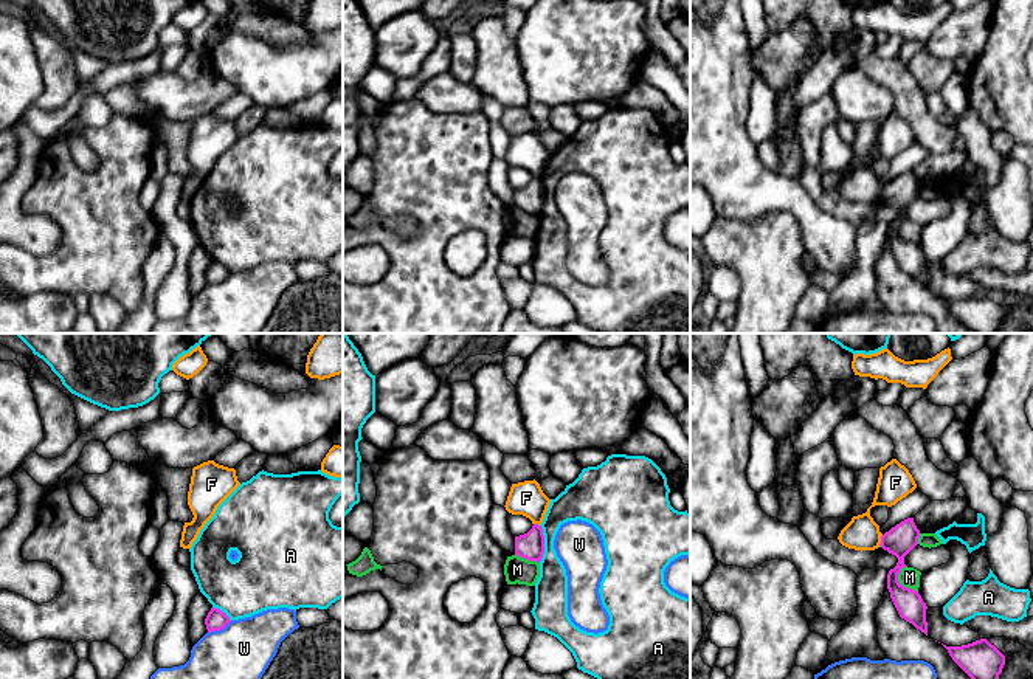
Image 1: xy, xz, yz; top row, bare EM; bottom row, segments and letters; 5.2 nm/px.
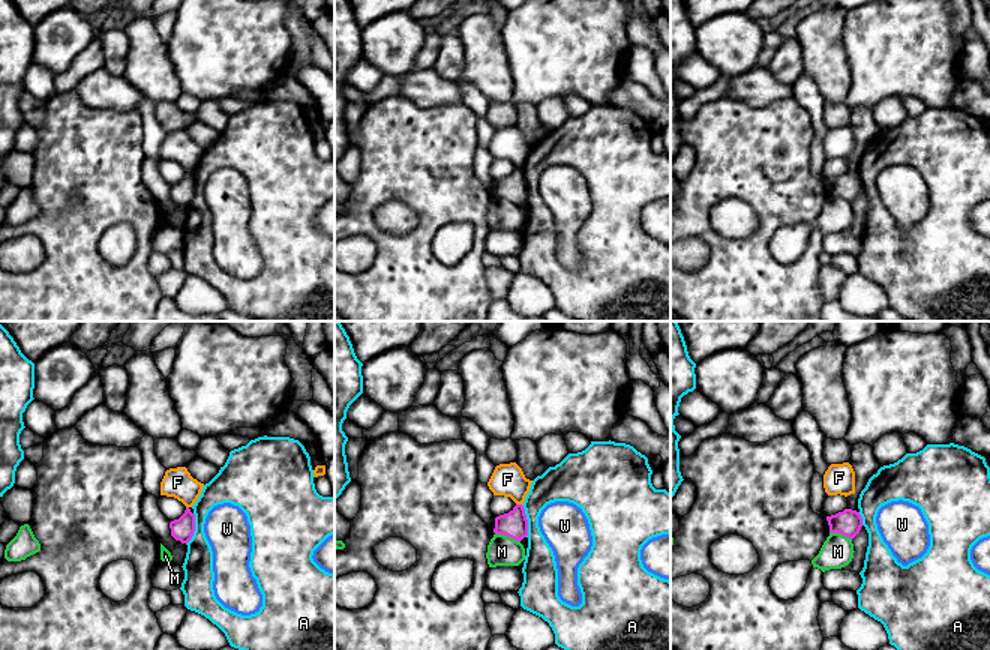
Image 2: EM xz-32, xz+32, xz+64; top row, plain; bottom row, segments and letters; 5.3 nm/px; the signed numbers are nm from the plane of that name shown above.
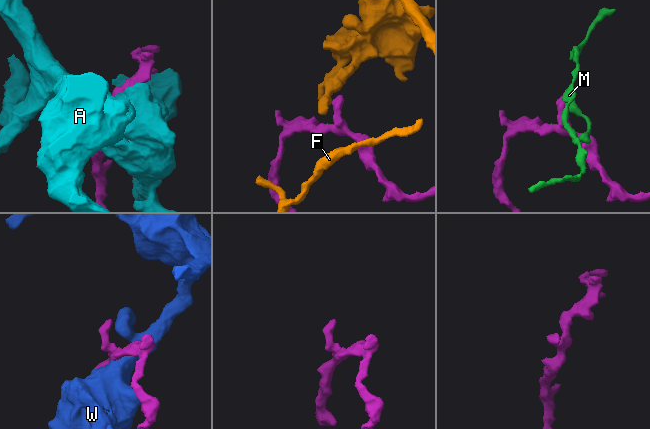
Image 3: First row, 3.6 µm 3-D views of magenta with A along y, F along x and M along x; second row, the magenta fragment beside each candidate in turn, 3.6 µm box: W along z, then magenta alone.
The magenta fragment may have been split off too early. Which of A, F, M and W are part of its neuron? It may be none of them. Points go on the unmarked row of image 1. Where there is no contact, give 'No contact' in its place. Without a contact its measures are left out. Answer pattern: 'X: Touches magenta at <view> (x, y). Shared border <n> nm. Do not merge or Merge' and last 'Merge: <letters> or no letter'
A: Touches magenta at xz (543, 196). Shared border 200 nm. Do not merge
F: Touches magenta at yz (881, 193). Shared border 60 nm. Do not merge
M: Touches magenta at yz (901, 237). Shared border 150 nm. Do not merge
W: Touches magenta at xy (219, 282). Shared border 140 nm. Do not merge
Merge: no letter

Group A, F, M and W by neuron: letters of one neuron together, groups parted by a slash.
A / F / M / W

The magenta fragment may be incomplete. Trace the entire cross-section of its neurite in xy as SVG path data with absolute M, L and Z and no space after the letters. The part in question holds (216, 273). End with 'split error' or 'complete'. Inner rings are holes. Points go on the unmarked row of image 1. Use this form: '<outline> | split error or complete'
M211 260L205 271L208 285L223 282L230 274L230 270L217 260Z | complete

